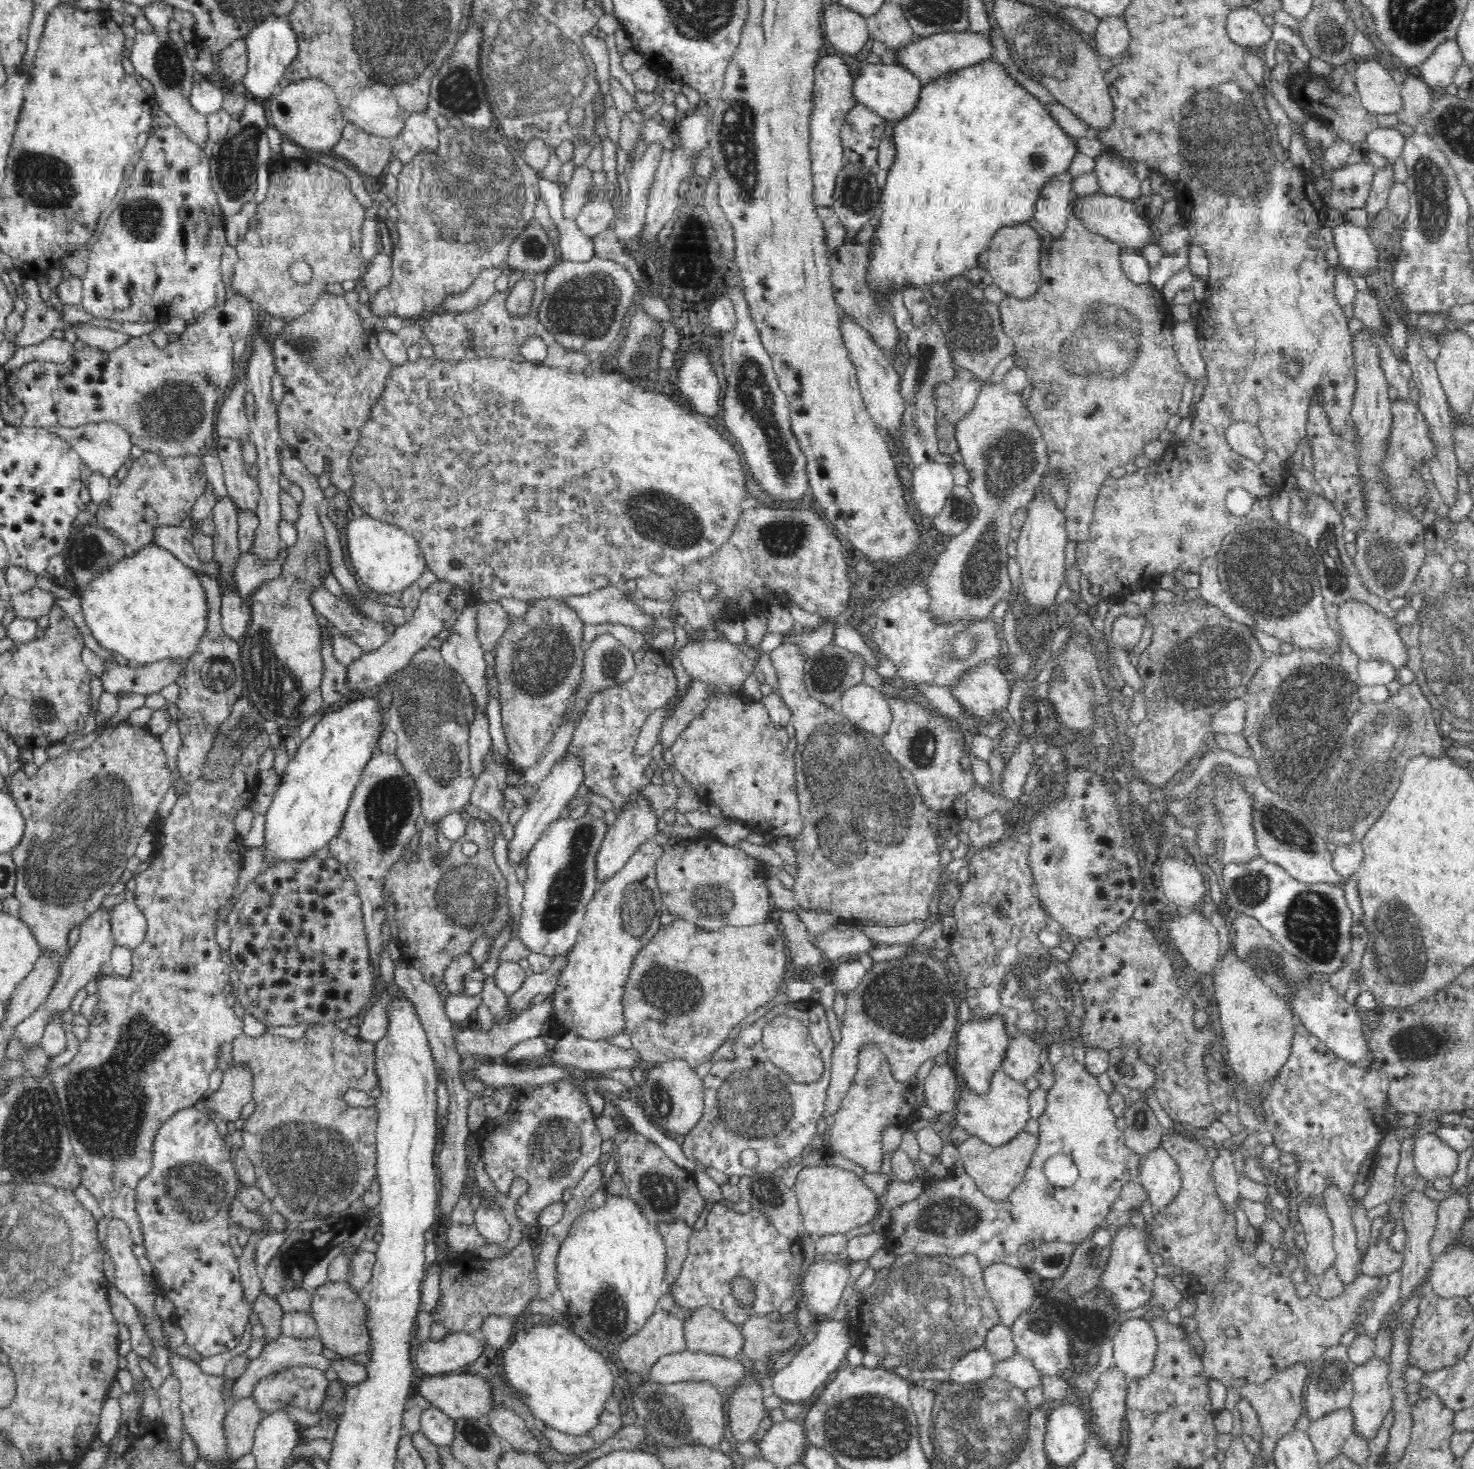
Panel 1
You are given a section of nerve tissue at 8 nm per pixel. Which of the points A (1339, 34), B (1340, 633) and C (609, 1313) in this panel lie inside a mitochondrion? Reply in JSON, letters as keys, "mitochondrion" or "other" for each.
{"A":"other","B":"other","C":"mitochondrion"}

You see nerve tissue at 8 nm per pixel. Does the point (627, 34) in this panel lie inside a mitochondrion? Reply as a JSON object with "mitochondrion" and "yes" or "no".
{"mitochondrion":"no"}

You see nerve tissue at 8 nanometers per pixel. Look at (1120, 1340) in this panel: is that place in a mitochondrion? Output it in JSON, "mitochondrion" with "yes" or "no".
{"mitochondrion":"no"}

